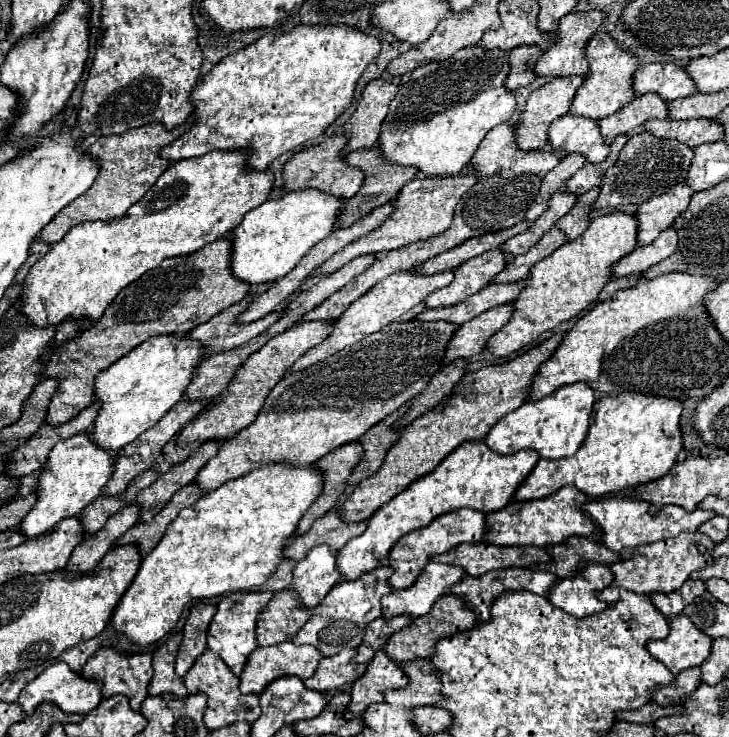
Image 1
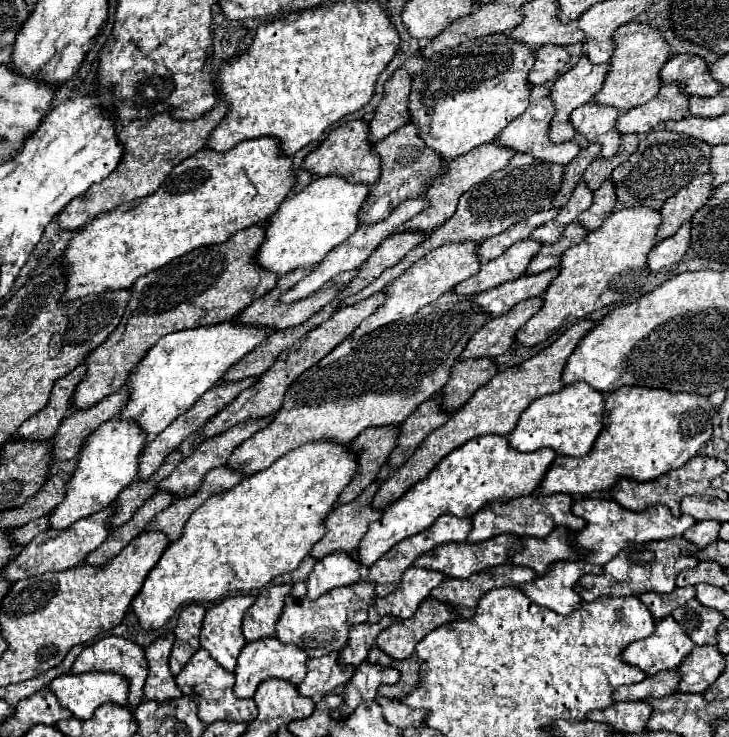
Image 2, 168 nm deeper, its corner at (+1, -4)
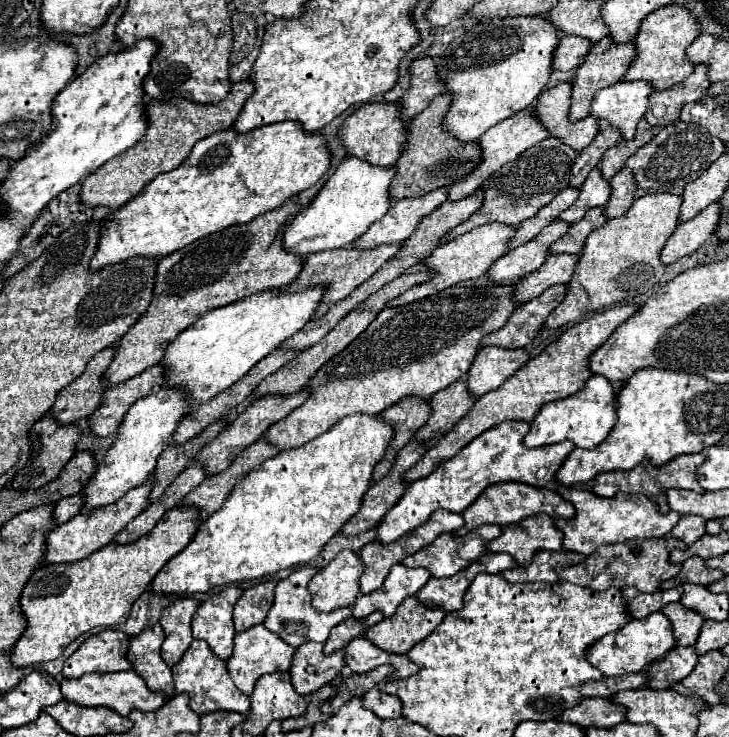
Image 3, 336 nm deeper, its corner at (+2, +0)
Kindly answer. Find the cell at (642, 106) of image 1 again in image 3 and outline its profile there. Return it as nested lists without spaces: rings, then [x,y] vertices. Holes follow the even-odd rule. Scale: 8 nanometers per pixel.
[[[695,66],[693,74],[679,82],[677,86],[671,86],[663,92],[653,92],[649,96],[649,110],[645,112],[645,120],[651,126],[667,126],[679,118],[679,112],[685,104],[695,102],[705,96],[709,88],[709,80],[705,74],[705,66]]]

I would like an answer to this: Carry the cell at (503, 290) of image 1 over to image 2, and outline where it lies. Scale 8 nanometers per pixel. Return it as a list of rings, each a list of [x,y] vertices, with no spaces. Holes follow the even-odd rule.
[[[550,268],[540,274],[522,276],[518,280],[510,280],[502,286],[496,286],[494,290],[478,294],[474,296],[474,300],[482,306],[482,310],[496,318],[510,312],[518,302],[524,302],[532,296],[542,296],[546,288],[552,284],[552,280],[558,278],[558,272],[560,272],[558,268]]]

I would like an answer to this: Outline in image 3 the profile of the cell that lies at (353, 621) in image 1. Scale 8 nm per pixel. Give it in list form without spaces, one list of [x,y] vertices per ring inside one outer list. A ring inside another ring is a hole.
[[[299,568],[285,580],[281,580],[275,588],[275,600],[273,606],[265,618],[265,628],[279,634],[287,644],[299,648],[305,642],[325,642],[329,638],[329,630],[337,624],[341,624],[345,618],[353,618],[353,606],[345,606],[343,610],[331,610],[331,612],[319,612],[311,604],[311,594],[307,590],[307,572],[309,568]]]

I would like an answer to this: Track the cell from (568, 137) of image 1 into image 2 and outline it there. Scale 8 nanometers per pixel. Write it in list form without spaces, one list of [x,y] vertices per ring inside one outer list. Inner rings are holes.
[[[588,102],[574,110],[572,122],[578,134],[586,136],[590,142],[602,144],[602,158],[610,158],[618,152],[622,140],[622,134],[614,128],[620,114],[622,110],[614,110],[614,106]]]

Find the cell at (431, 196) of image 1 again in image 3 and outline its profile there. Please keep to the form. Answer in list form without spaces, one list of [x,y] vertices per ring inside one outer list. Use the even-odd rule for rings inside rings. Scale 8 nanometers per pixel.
[[[531,108],[513,114],[511,118],[499,122],[497,126],[493,126],[491,130],[487,130],[487,132],[479,138],[477,144],[479,144],[479,148],[481,148],[481,164],[477,166],[477,170],[473,170],[473,174],[467,174],[465,178],[461,178],[461,182],[455,182],[453,186],[447,186],[447,190],[449,190],[449,198],[447,198],[447,200],[449,200],[449,202],[461,200],[461,198],[473,194],[473,192],[483,184],[483,180],[485,180],[489,174],[493,174],[493,172],[499,170],[501,166],[505,166],[507,162],[515,160],[523,150],[527,150],[527,148],[531,148],[531,146],[535,146],[537,142],[541,142],[541,140],[547,138],[545,128],[533,118],[533,112],[529,112],[529,110],[531,110]]]

